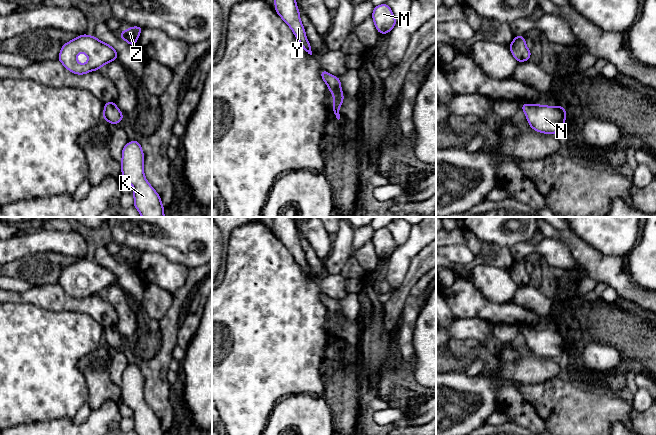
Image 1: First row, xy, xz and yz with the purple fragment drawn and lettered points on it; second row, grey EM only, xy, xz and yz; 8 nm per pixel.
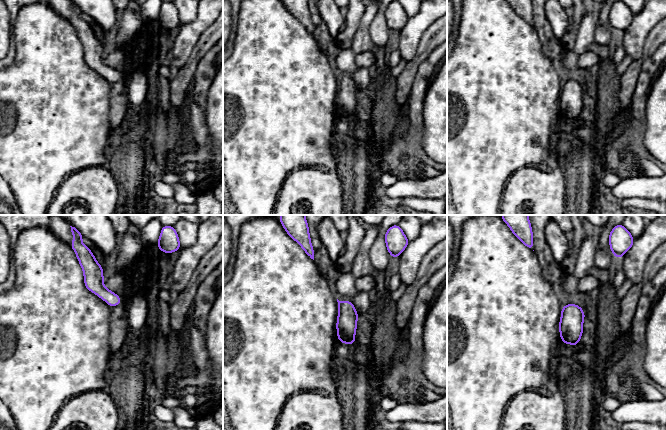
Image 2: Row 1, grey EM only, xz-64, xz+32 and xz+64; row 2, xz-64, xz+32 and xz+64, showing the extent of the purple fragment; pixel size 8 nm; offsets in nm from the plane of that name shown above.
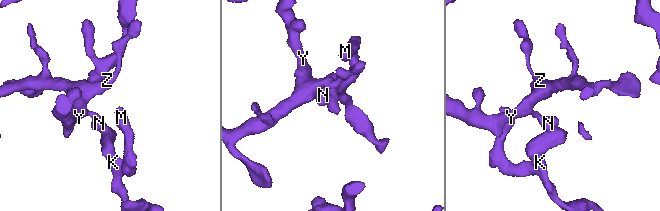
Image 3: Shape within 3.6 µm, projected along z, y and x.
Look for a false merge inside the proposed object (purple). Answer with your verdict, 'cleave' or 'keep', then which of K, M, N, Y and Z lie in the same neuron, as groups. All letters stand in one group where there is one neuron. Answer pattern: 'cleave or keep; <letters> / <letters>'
keep; K M N Y Z

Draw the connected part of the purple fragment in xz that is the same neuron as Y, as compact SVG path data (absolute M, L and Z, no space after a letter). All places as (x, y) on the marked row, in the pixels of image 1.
M274 0L275 11L291 28L304 51L312 55L311 46L306 38L306 32L300 20L300 12L296 0Z

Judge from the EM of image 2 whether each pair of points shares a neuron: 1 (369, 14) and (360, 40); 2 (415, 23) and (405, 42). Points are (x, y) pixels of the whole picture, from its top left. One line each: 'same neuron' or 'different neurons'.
1: same neuron
2: same neuron

